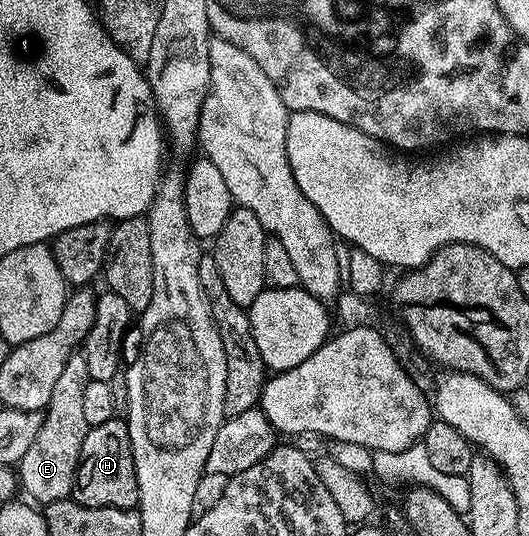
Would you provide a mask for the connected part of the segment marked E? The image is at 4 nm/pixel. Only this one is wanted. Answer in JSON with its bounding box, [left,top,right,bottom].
[16,353,90,505]

